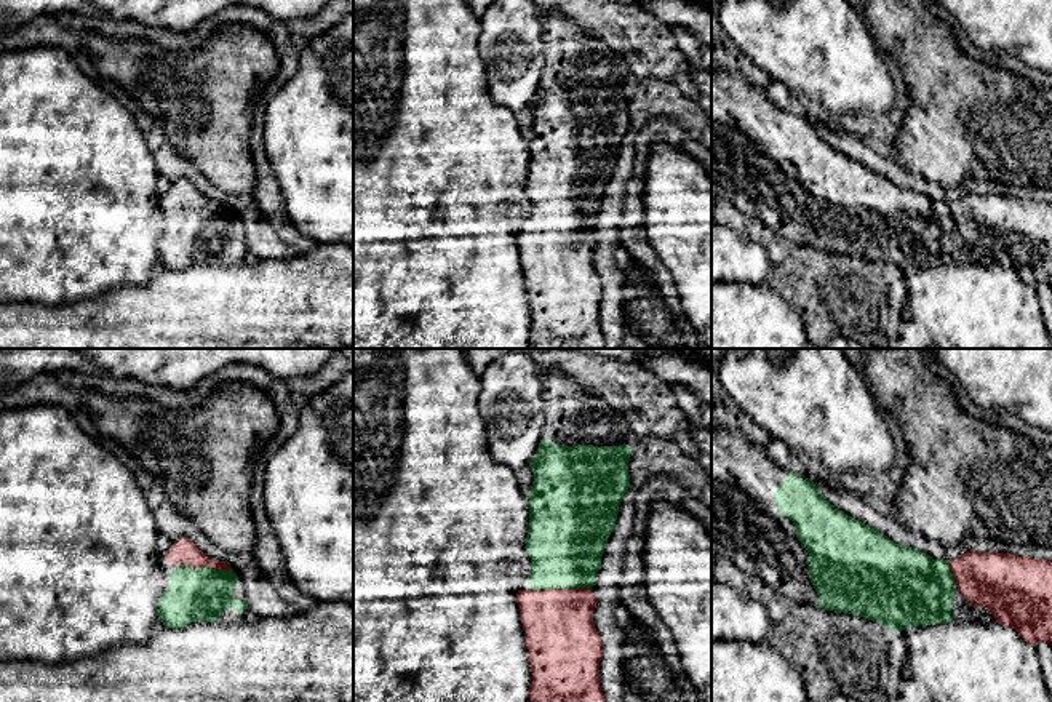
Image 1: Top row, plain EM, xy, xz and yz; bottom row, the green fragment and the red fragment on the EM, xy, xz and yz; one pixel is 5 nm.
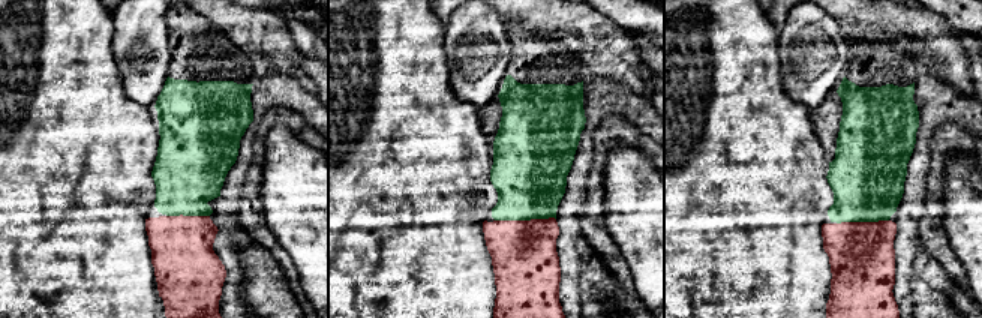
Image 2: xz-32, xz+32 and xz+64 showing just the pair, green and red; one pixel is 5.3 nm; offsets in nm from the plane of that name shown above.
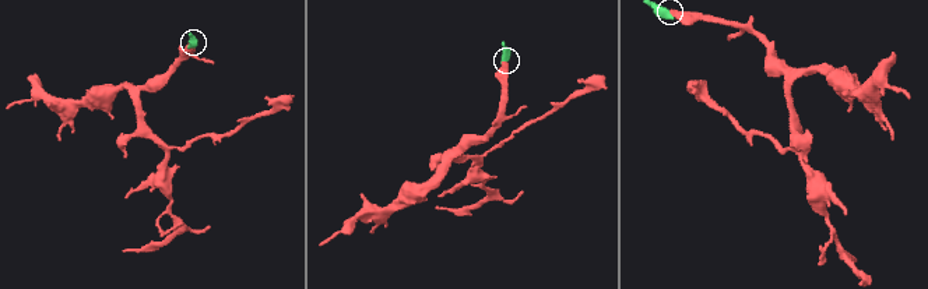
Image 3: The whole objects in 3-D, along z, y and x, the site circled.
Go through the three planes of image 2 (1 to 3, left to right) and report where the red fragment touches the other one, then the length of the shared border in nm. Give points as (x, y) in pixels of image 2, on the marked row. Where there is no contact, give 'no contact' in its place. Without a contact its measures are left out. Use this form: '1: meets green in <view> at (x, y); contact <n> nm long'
1: meets green in xz-32 at (188, 215); contact 240 nm long
2: meets green in xz+32 at (525, 219); contact 320 nm long
3: meets green in xz+64 at (862, 221); contact 280 nm long

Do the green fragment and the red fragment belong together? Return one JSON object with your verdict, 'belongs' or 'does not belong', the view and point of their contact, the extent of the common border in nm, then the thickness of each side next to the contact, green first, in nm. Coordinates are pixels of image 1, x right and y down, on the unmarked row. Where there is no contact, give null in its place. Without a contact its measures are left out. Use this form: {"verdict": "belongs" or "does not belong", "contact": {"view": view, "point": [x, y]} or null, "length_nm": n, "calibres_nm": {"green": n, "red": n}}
{"verdict": "belongs", "contact": {"view": "xz", "point": [561, 229]}, "length_nm": 300, "calibres_nm": {"green": 400, "red": 360}}

